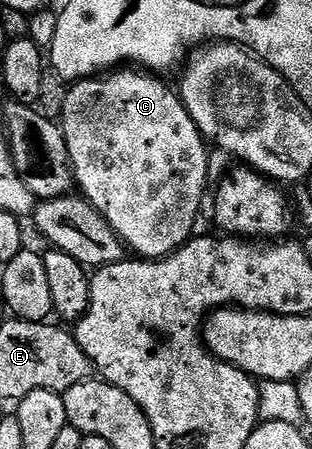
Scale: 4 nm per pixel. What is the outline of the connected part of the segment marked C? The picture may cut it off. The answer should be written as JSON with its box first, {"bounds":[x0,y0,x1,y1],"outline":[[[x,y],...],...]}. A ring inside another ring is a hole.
{"bounds":[60,70,212,260],"outline":[[[114,70],[71,83],[60,121],[77,191],[116,230],[135,257],[148,260],[171,256],[195,235],[194,223],[202,212],[206,179],[212,176],[211,153],[206,152],[208,144],[202,131],[192,122],[181,95],[158,80],[146,70]]]}

